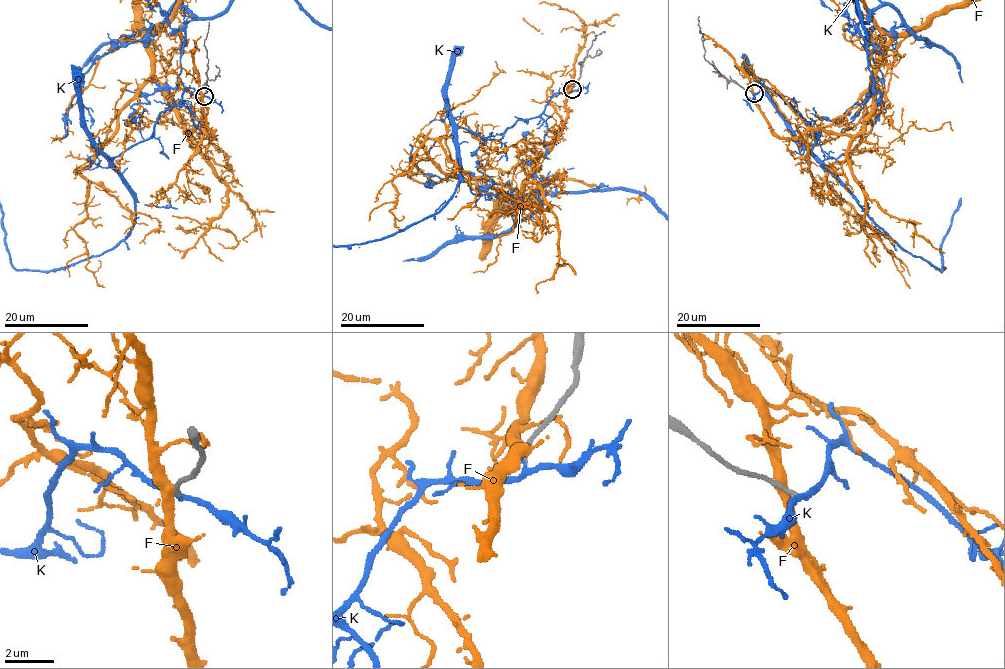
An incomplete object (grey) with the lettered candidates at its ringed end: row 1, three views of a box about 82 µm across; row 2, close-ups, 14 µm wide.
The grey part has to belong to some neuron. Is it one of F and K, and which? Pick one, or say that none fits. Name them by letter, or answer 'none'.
K

